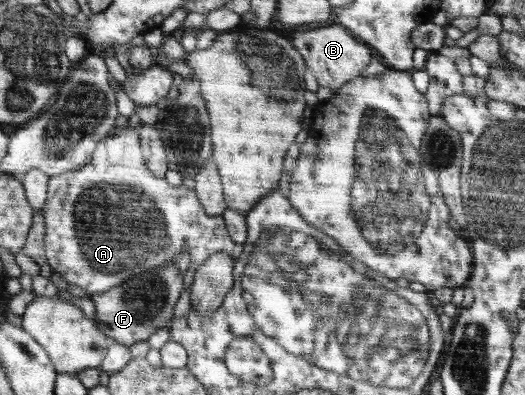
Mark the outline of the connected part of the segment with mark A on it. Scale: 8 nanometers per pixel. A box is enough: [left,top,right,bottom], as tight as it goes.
[42,127,240,295]

